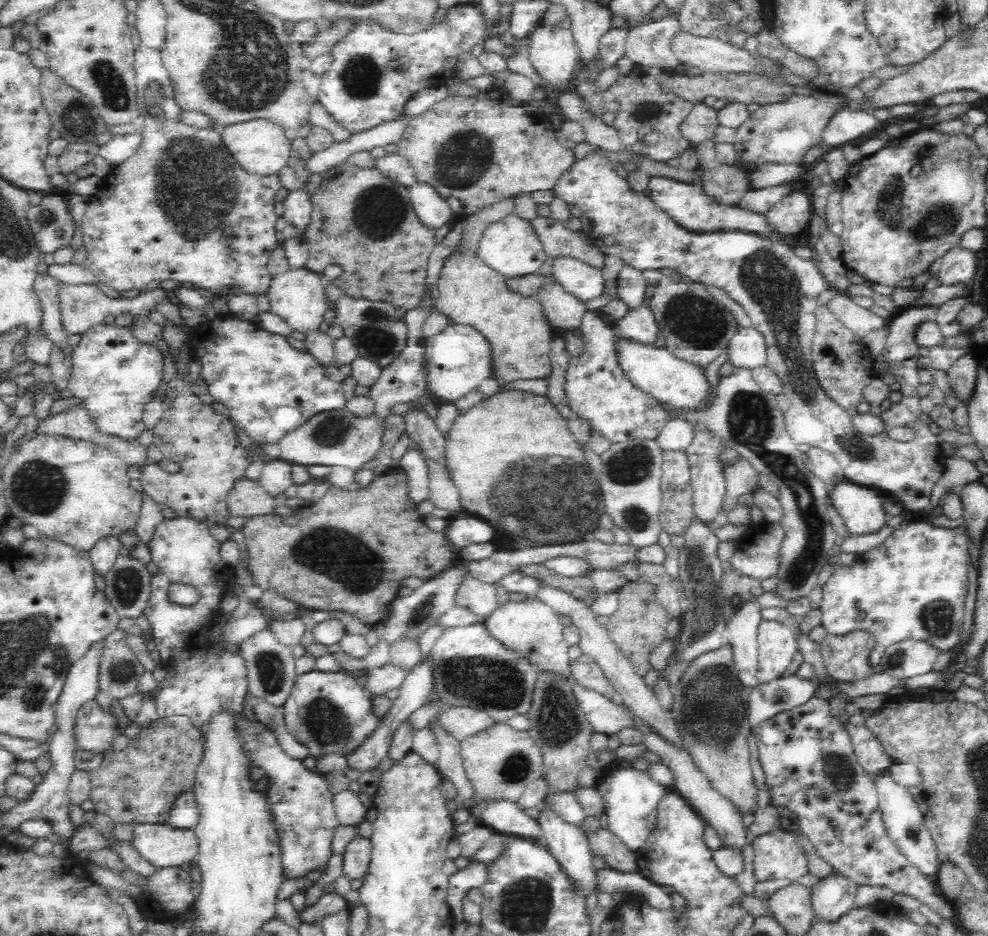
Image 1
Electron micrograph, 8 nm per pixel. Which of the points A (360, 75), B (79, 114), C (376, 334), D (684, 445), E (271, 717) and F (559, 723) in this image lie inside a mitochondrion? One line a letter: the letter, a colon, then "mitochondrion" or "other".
A: mitochondrion
B: mitochondrion
C: mitochondrion
D: other
E: mitochondrion
F: mitochondrion

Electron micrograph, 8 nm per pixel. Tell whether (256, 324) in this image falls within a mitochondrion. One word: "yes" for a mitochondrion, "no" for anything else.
no

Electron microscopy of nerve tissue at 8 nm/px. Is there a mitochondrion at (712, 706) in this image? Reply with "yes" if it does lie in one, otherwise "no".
yes

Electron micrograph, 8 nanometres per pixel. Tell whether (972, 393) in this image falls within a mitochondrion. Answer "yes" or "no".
no

